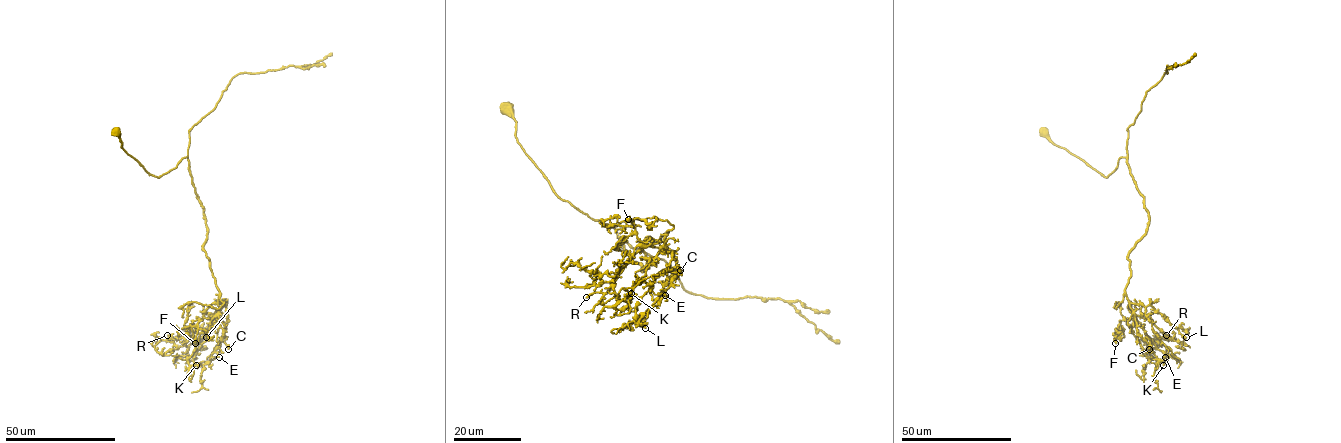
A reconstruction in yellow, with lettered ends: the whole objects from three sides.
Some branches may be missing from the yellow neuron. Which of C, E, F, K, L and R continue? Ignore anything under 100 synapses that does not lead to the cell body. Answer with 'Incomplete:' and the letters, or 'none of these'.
Incomplete: L

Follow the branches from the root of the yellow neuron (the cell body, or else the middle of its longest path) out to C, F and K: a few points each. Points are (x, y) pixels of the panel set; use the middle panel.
C: (508, 107), (518, 143), (560, 198), (611, 226), (644, 271), (641, 245), (665, 234), (667, 270), (680, 270)
F: (508, 107), (553, 191), (611, 226), (644, 271), (641, 245), (666, 235), (648, 245), (628, 219)
K: (508, 107), (518, 143), (553, 191), (611, 226), (632, 263), (644, 271), (641, 245), (666, 235), (631, 293)

